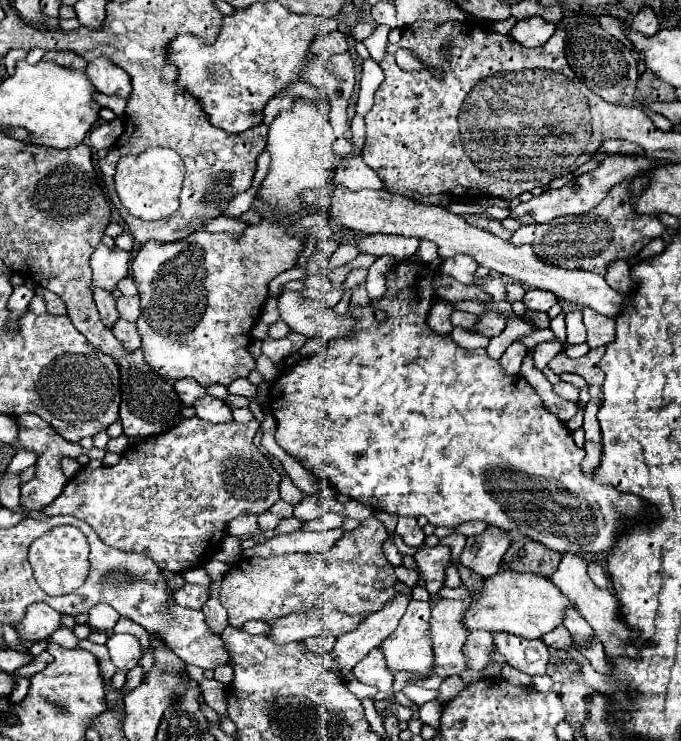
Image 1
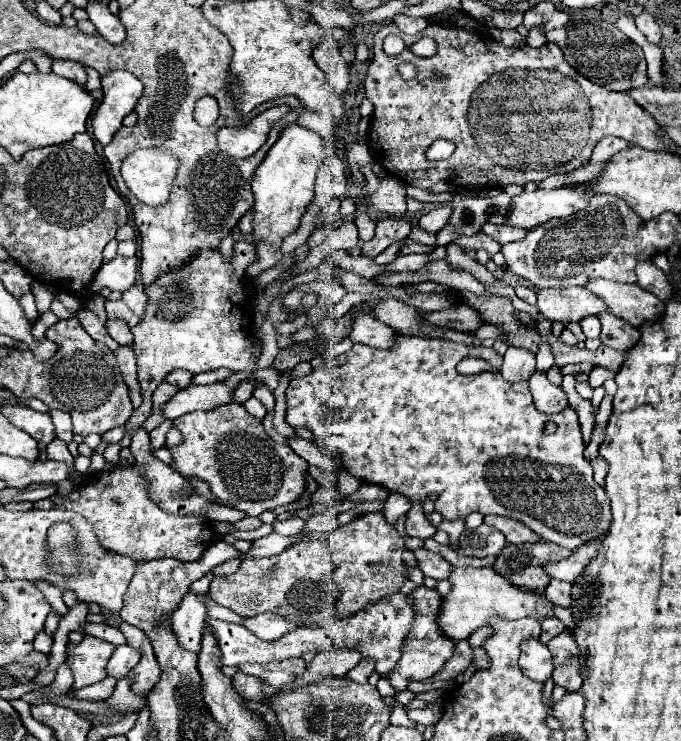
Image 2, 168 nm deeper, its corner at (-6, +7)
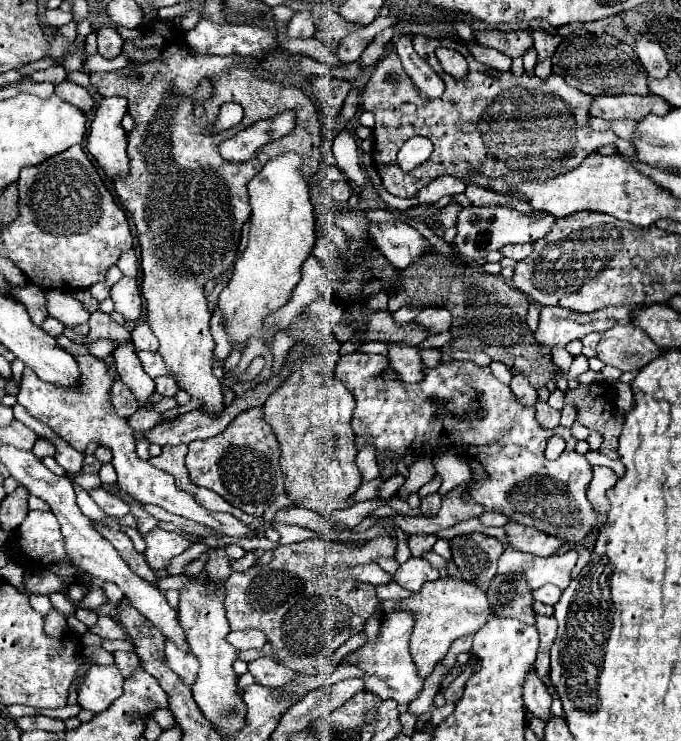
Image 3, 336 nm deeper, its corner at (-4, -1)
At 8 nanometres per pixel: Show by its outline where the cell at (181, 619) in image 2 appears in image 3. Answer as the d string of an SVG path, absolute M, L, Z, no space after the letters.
M165 640L165 660L169 668L173 668L181 676L181 680L185 680L185 684L193 684L199 670L199 660L193 652L185 652L175 642Z

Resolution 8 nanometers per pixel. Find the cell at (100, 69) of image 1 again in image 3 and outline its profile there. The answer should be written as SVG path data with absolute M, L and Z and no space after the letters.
M103 98L95 110L87 134L87 152L97 160L97 164L107 172L109 178L125 174L127 164L127 134L121 128L121 120L127 114L125 98Z

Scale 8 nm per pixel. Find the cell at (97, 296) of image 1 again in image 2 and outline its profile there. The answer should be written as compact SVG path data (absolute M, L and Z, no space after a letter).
M115 320L115 322L107 322L107 330L109 330L109 336L119 344L119 346L131 346L133 344L133 336L131 336L131 330L125 322L121 320Z

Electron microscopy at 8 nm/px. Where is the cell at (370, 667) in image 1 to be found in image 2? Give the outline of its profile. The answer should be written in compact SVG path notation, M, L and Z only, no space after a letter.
M361 660L353 670L349 670L349 672L345 674L345 678L353 680L353 682L357 682L357 684L365 684L367 678L369 678L369 674L371 674L373 670L375 670L375 668L373 668L371 660Z

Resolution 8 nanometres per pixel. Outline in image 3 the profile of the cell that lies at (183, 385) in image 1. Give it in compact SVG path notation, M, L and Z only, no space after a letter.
M159 376L155 380L155 390L163 396L175 396L179 392L179 384L173 376Z

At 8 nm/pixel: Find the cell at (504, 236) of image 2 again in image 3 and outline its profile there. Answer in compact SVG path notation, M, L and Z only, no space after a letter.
M507 244L503 246L499 252L507 258L513 258L513 260L523 260L525 256L529 256L529 252L533 250L531 244Z

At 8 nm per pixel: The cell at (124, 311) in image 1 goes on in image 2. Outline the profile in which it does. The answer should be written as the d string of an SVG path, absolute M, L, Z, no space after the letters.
M117 300L117 302L107 302L105 304L105 310L107 310L107 316L109 320L123 320L127 326L137 326L139 318L127 308L127 304L123 300Z

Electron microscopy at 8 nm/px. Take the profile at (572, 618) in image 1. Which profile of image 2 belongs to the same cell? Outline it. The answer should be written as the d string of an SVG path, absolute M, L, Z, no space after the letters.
M551 578L549 584L547 584L547 588L545 588L545 596L553 604L571 608L571 584L567 584L567 582Z

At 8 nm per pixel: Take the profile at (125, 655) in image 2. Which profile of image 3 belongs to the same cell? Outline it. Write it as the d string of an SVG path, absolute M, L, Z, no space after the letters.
M115 664L113 666L91 666L79 690L77 702L81 704L81 708L99 714L101 710L109 708L109 704L115 698L121 696L123 682L125 678Z

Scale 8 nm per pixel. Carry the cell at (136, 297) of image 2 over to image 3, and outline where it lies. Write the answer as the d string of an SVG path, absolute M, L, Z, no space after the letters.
M139 318L131 328L131 342L135 344L135 350L157 350L159 342L153 336L149 322L145 318Z

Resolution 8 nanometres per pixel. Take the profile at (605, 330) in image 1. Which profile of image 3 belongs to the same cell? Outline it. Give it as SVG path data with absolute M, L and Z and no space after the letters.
M625 324L613 326L605 332L597 344L597 358L605 364L619 368L621 372L635 372L657 358L663 348L653 344L653 340L639 328Z

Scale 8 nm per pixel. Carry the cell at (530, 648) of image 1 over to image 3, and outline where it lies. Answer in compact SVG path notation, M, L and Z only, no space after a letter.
M529 670L525 680L523 680L523 690L521 690L523 702L527 706L529 712L533 712L535 716L549 720L549 706L551 706L551 696L545 688L545 684L541 682L541 678L537 676L535 670Z

